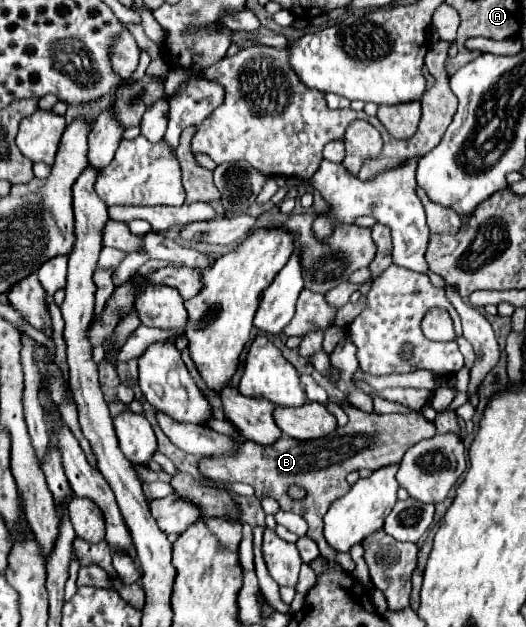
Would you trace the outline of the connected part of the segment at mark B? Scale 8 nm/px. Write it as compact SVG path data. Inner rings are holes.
M352 404L342 406L344 412L348 414L348 424L344 428L336 428L334 434L328 434L326 438L310 440L310 442L294 442L294 438L280 436L278 442L270 446L262 446L256 442L246 440L240 450L232 456L220 456L220 458L200 458L200 470L216 480L216 482L244 482L250 484L256 490L256 498L262 500L266 496L272 496L278 500L280 508L286 512L300 514L306 524L308 524L308 538L312 538L320 554L328 560L338 562L346 572L352 572L356 568L354 560L350 558L348 552L338 552L330 550L326 546L326 538L322 534L324 528L324 514L332 506L334 500L342 498L346 490L350 490L350 484L346 482L346 474L360 470L360 468L382 468L388 464L396 464L402 460L402 454L416 442L430 438L436 434L436 426L426 420L418 412L410 414L378 414L378 412L364 412ZM320 448L320 450L312 450ZM290 484L300 484L306 488L308 496L302 502L292 502L286 496L286 490Z

